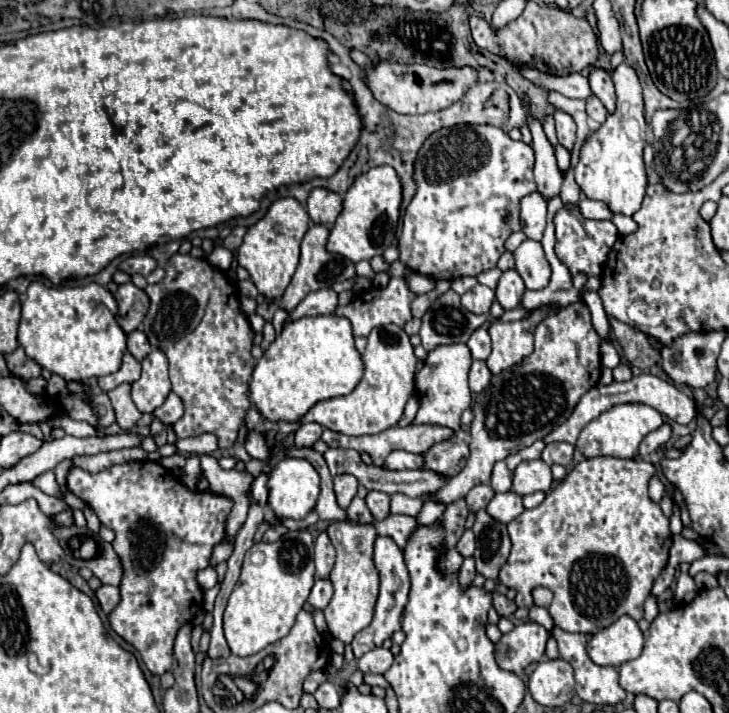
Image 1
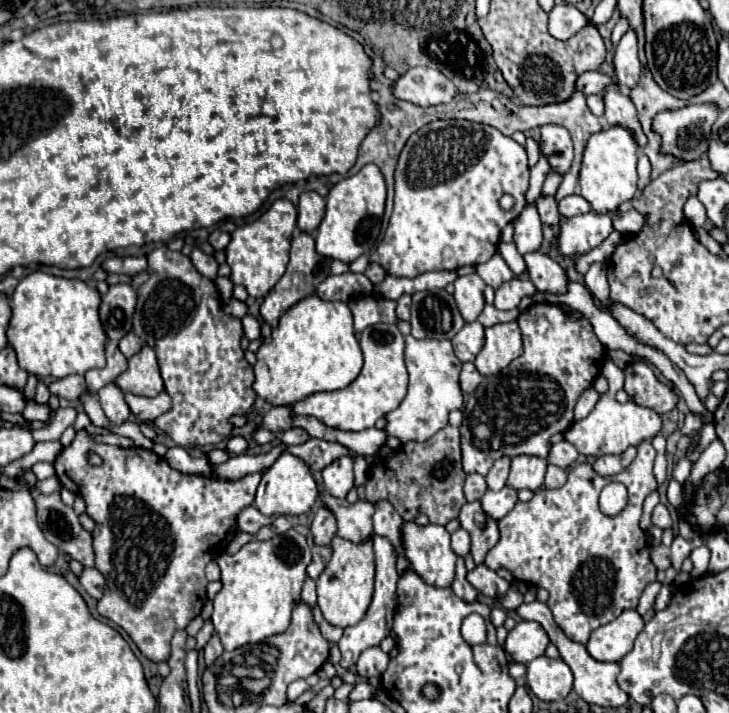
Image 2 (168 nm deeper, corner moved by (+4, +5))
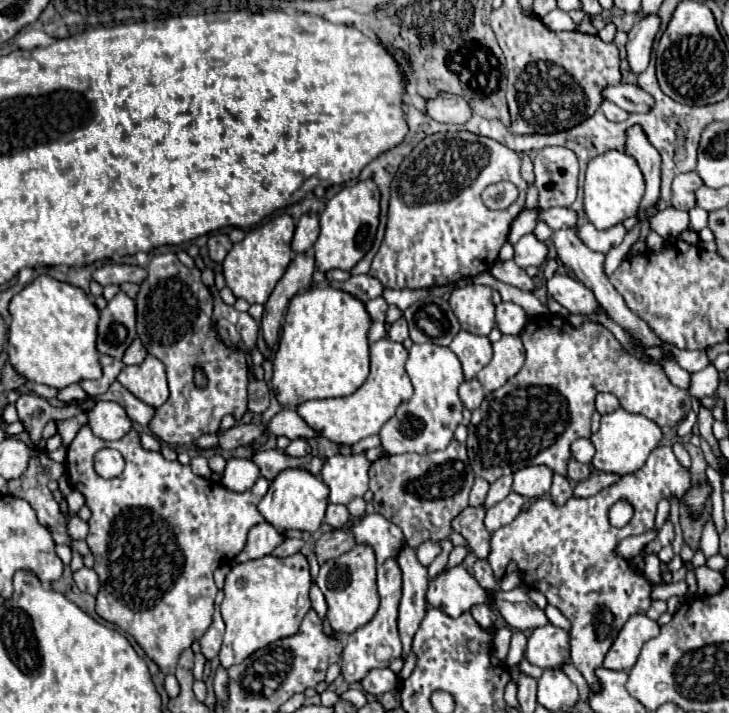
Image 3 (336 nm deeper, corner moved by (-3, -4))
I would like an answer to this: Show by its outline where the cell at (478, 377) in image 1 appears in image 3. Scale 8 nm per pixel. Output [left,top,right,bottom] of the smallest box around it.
[458,378,484,412]

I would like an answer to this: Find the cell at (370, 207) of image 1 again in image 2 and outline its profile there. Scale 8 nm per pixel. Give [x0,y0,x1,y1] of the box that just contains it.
[315,165,387,263]

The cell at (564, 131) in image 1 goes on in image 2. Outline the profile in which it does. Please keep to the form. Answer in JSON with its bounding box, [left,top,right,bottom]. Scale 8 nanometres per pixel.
[541,125,573,173]

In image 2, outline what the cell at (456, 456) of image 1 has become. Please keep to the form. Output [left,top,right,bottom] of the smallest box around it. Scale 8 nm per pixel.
[365,427,465,525]

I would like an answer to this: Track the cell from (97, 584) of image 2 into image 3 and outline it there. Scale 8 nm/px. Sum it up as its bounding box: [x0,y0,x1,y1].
[74,566,100,594]

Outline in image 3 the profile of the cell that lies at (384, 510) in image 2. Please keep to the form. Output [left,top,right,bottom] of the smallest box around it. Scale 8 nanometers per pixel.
[396,546,428,658]

